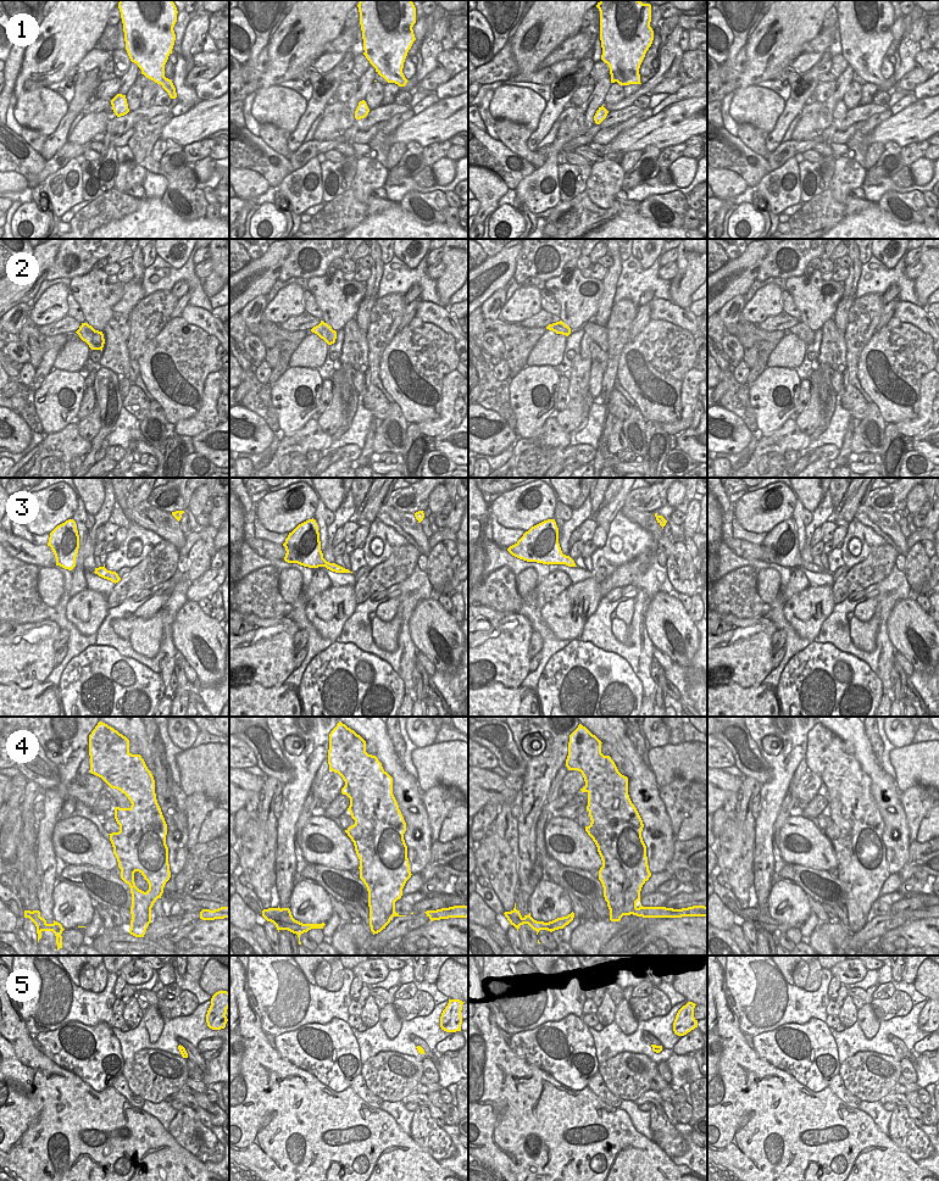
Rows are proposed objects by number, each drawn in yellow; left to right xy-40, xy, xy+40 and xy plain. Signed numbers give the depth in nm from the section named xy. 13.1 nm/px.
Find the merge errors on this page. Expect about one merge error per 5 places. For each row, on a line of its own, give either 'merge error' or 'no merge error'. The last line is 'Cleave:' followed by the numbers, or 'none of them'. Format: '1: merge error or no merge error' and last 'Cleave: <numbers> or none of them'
1: no merge error
2: no merge error
3: no merge error
4: merge error
5: no merge error
Cleave: 4

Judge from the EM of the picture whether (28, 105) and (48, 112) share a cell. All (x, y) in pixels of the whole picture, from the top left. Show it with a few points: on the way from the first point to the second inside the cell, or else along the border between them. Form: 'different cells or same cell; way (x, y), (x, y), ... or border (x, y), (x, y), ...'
same cell; way (33, 110), (43, 110)

